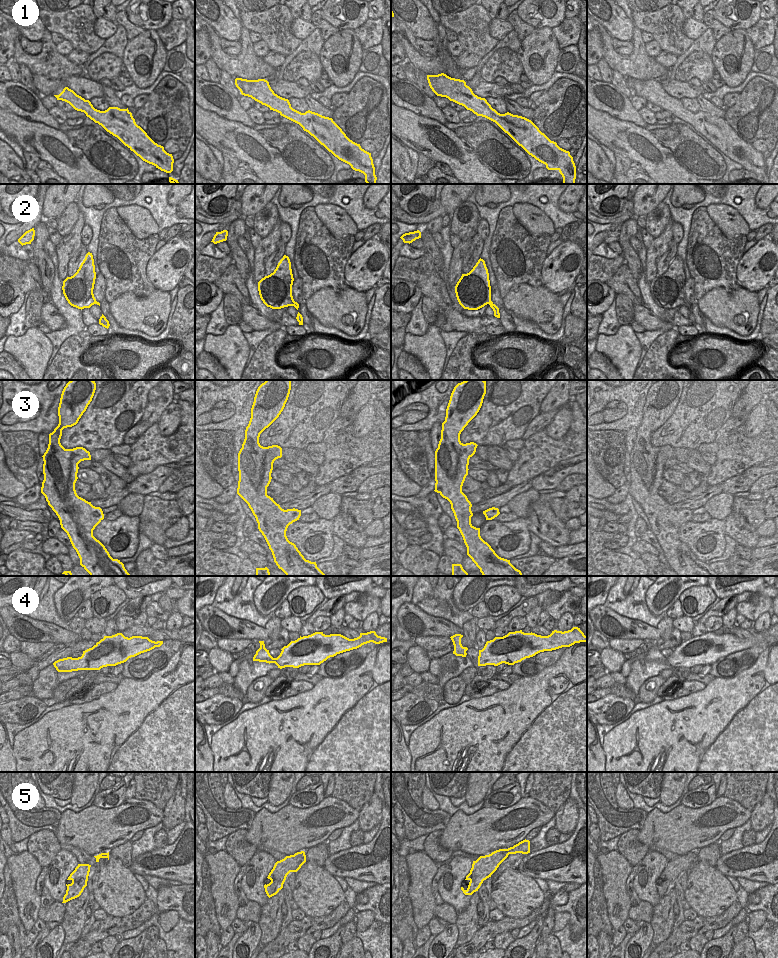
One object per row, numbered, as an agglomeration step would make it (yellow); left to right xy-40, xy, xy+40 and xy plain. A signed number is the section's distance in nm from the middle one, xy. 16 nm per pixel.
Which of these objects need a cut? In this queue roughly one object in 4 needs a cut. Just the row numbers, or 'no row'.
2

